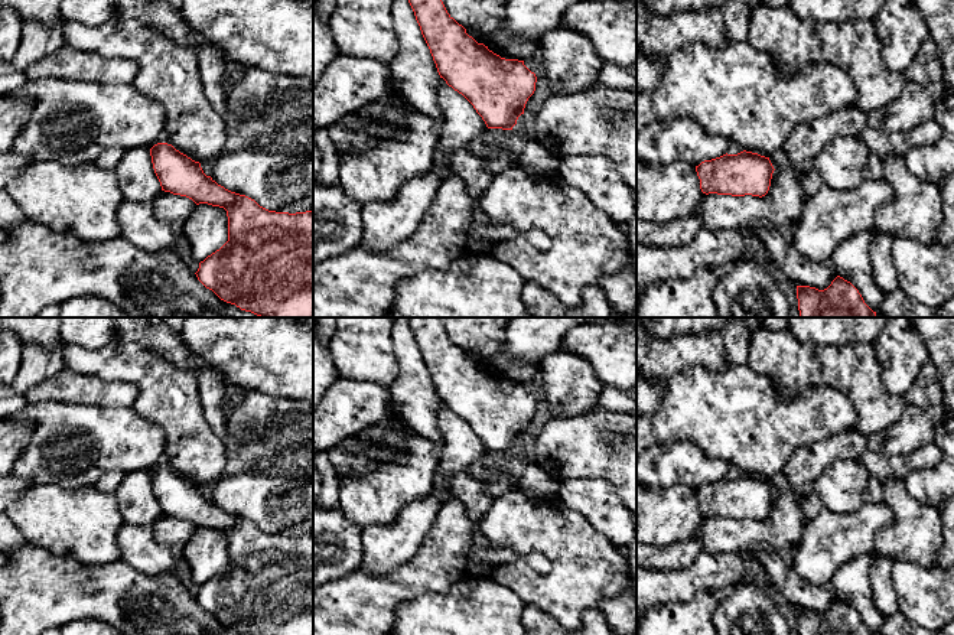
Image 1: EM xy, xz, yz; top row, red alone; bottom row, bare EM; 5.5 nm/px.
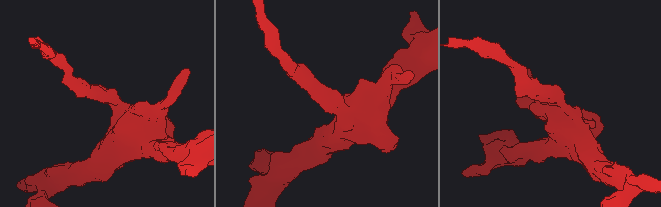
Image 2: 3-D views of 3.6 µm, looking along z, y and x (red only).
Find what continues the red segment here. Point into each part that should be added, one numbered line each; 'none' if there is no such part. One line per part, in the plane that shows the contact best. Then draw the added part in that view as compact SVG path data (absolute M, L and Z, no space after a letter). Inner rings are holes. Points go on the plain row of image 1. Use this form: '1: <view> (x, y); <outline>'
none

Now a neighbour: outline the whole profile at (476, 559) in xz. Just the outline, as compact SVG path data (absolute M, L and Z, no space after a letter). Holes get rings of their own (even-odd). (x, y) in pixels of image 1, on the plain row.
M483 541L481 547L473 546L466 554L466 577L481 579L486 567L514 563L520 556L508 547L499 547Z

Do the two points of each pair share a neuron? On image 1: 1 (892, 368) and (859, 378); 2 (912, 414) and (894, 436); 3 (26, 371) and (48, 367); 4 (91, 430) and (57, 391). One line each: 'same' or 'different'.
1: different
2: same
3: same
4: different

